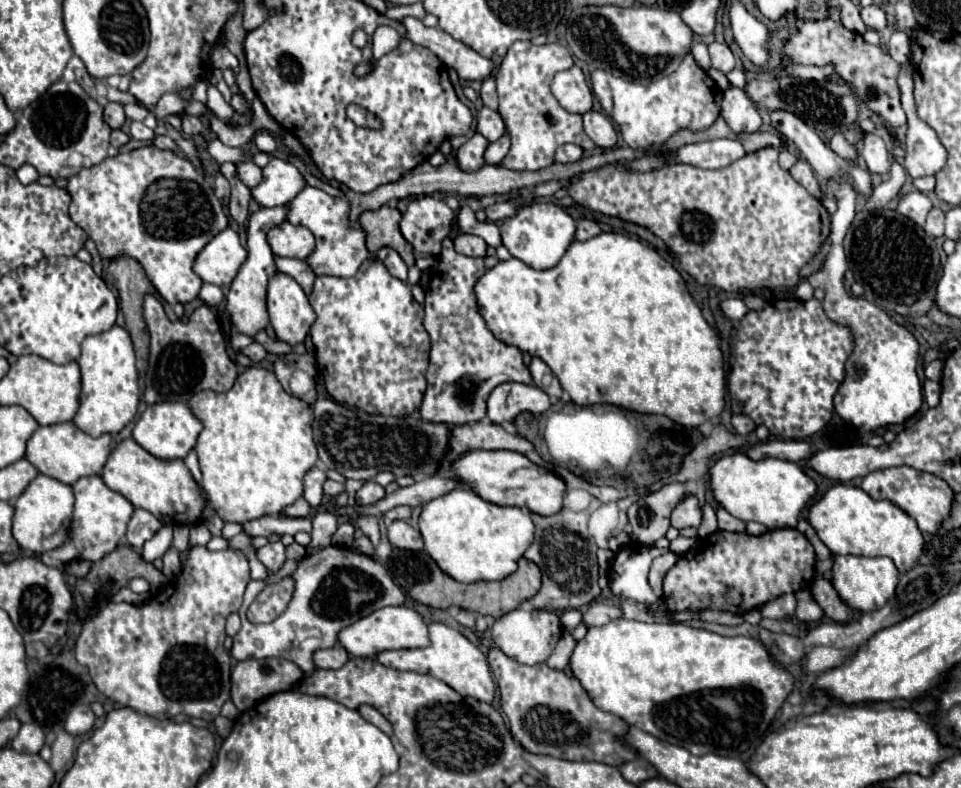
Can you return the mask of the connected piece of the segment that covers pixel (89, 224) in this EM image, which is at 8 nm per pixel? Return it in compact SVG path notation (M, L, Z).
M156 146L136 148L132 152L106 158L96 166L82 168L78 174L68 178L66 192L72 198L70 218L88 234L88 238L96 242L102 258L110 260L118 254L136 258L146 270L146 276L150 278L154 288L168 304L186 304L198 296L202 280L192 272L192 262L196 254L206 246L206 242L210 242L228 226L228 218L224 214L224 206L218 202L204 176L198 174L186 158L178 156L172 150L160 150Z

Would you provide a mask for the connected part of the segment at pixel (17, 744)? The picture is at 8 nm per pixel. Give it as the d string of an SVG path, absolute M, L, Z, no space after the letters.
M22 724L18 736L10 744L16 752L24 754L38 754L44 746L44 732L38 724Z

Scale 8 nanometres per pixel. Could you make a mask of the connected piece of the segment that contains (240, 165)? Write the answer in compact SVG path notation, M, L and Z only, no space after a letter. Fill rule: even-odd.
M244 160L244 162L236 162L236 174L238 178L248 186L248 188L254 188L260 184L262 180L262 170L254 164L254 160Z

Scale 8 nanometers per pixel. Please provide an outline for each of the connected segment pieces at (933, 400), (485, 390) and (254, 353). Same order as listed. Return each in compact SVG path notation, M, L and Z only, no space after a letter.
M926 380L924 382L924 398L926 398L930 408L936 406L940 402L940 384L932 382L932 380Z
M452 240L442 242L442 252L426 288L424 328L430 334L430 366L426 374L428 388L422 398L420 418L424 422L460 426L478 422L486 416L486 400L502 382L530 384L532 376L522 362L522 352L496 340L478 314L474 282L486 272L482 258L468 258L454 250Z
M252 342L250 346L242 348L240 352L242 352L242 354L246 354L246 356L248 356L252 362L260 362L260 360L266 356L266 350L264 350L264 348L262 348L258 342Z

